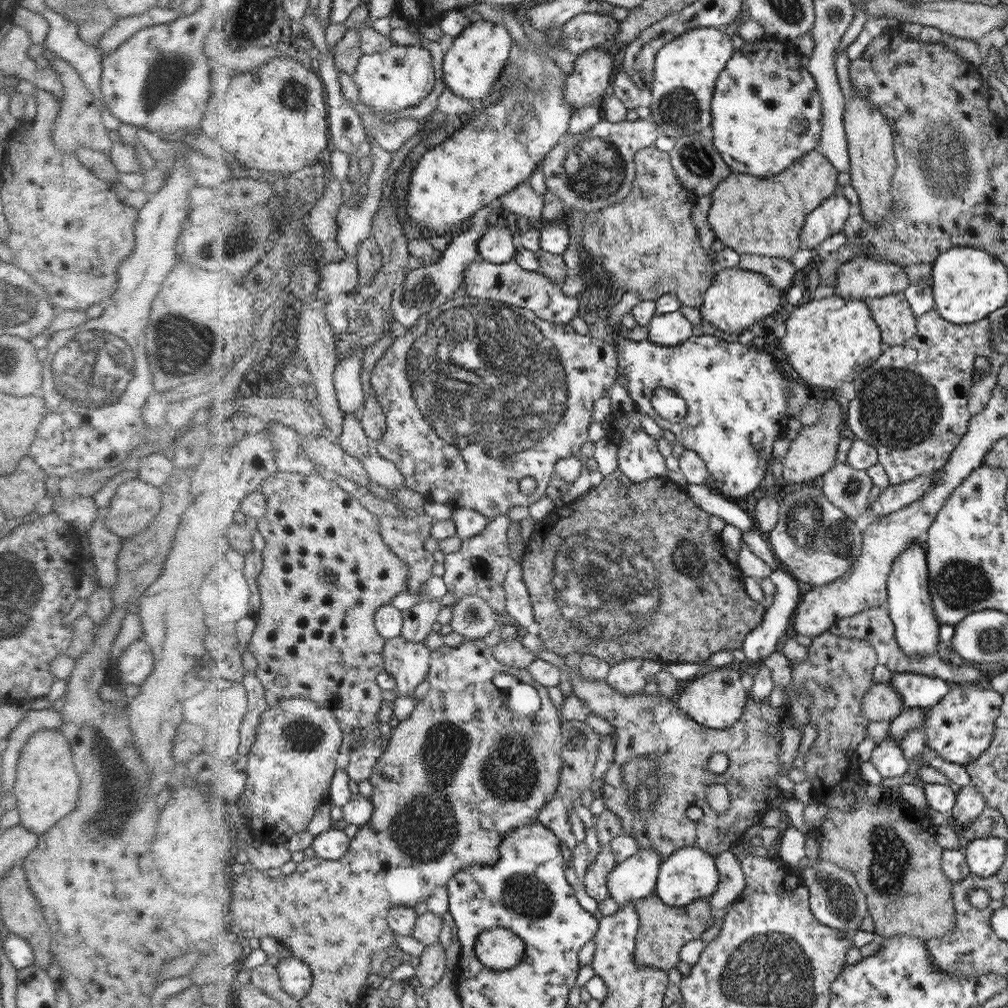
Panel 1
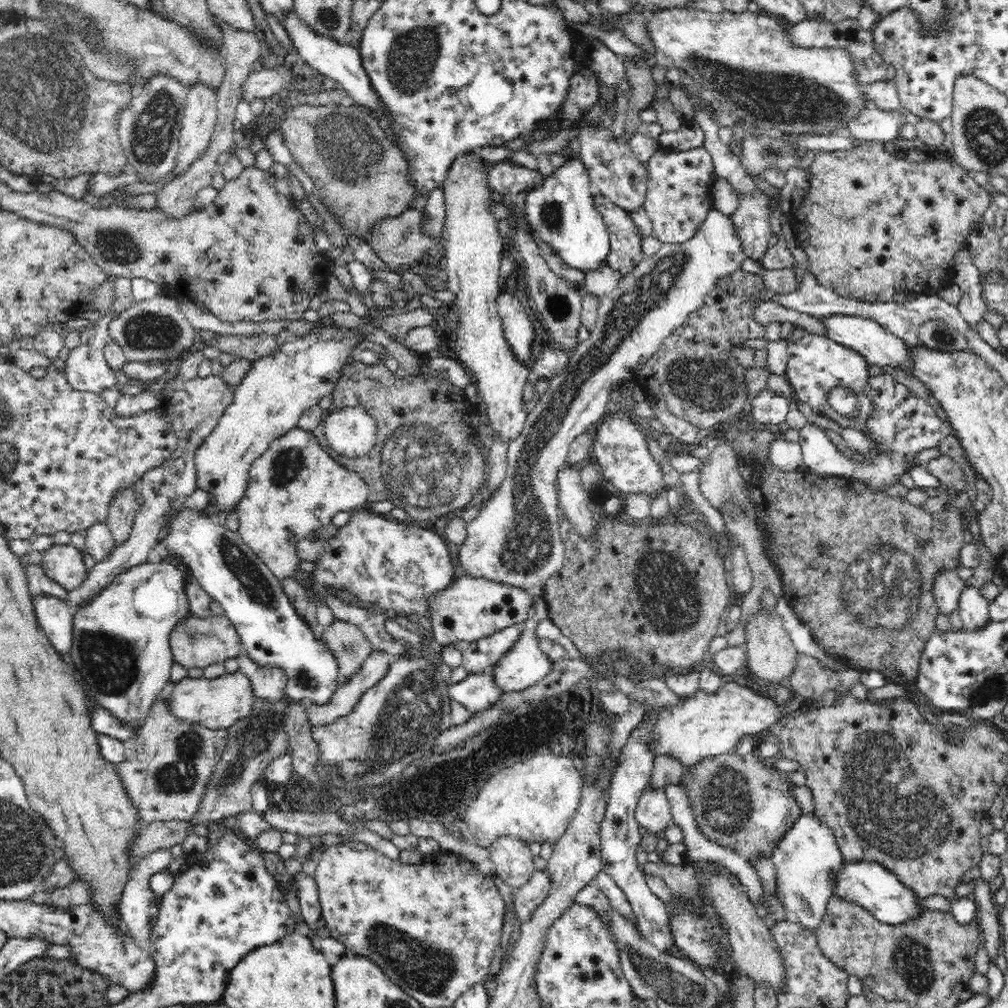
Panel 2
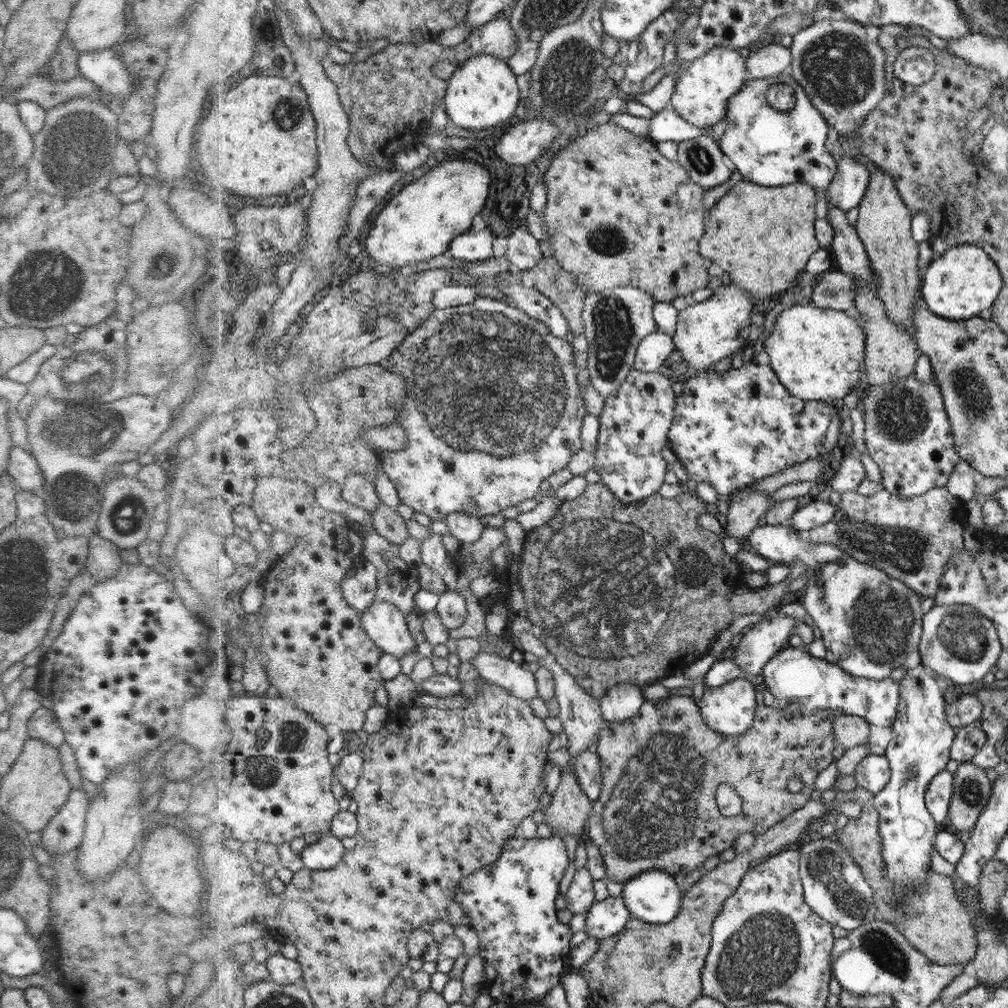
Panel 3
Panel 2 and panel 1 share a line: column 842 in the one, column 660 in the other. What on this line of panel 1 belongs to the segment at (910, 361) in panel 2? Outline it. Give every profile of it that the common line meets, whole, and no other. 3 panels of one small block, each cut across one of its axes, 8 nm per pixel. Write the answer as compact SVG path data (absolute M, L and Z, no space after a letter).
M679 310L654 315L649 322L648 341L674 347L693 337L694 327Z

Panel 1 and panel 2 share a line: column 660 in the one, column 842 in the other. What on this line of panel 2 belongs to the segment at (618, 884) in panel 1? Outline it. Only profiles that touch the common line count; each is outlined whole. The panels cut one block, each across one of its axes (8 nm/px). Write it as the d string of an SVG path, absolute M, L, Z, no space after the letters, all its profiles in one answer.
M802 814L785 837L778 842L772 854L776 867L778 900L790 919L806 927L809 932L818 926L824 916L827 902L839 885L839 877L845 870L841 848L831 828L814 814Z

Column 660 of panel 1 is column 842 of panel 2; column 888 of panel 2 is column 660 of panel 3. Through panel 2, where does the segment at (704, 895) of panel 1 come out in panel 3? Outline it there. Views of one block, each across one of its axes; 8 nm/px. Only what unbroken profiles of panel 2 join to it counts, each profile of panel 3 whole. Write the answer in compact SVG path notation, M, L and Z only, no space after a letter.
M652 868L624 883L621 896L634 918L650 924L668 924L681 912L686 896L680 890L680 881L669 872Z

